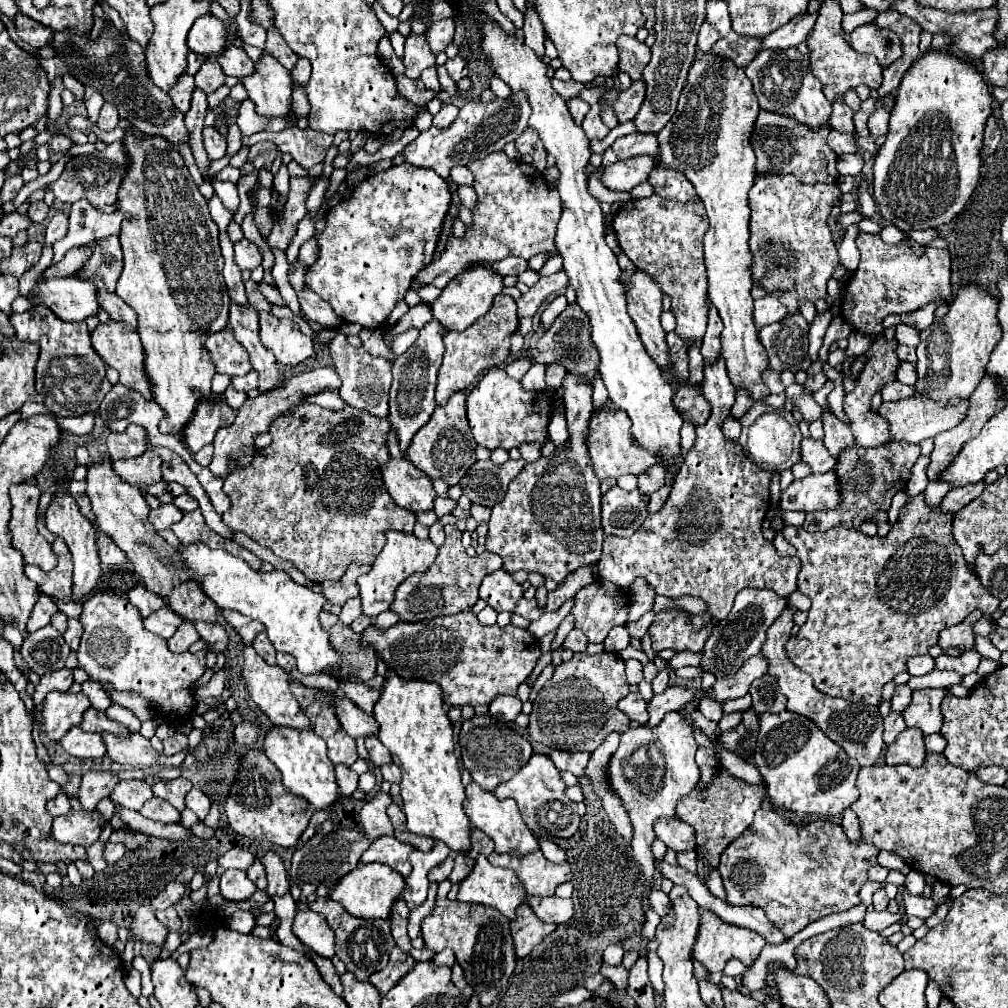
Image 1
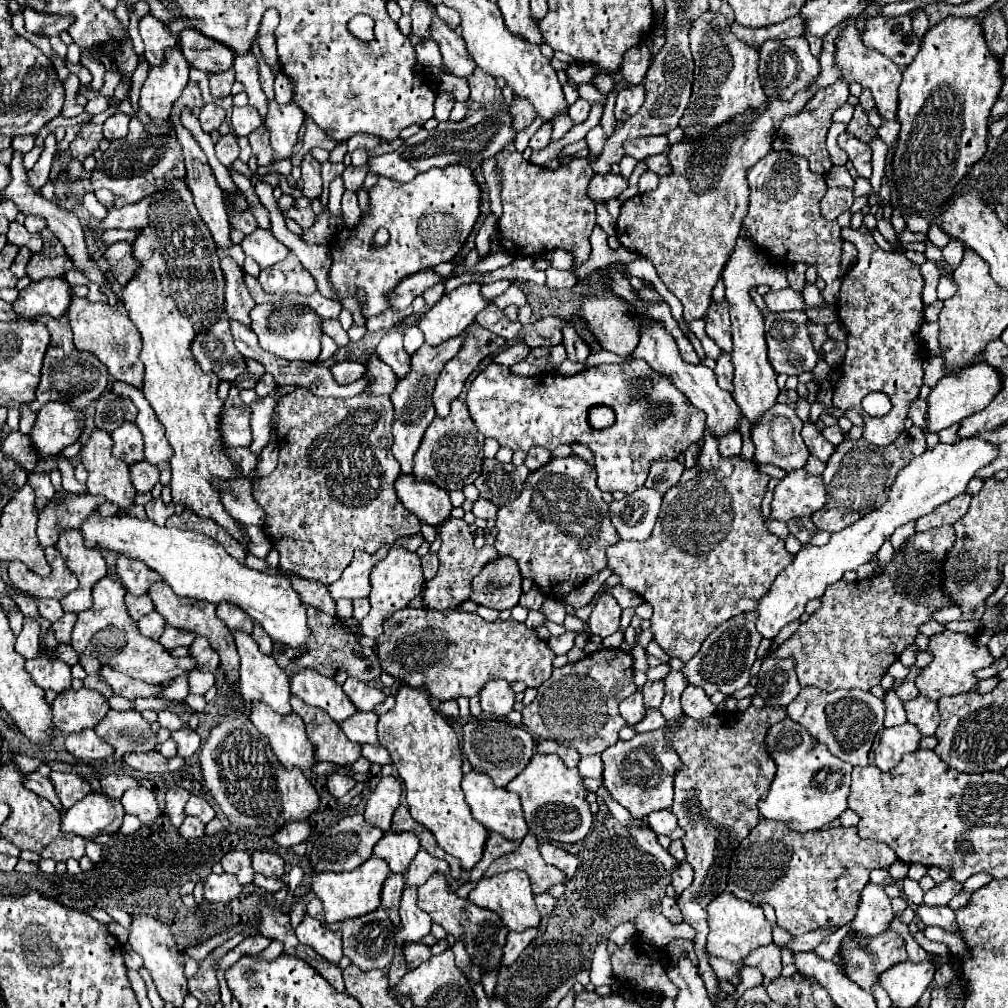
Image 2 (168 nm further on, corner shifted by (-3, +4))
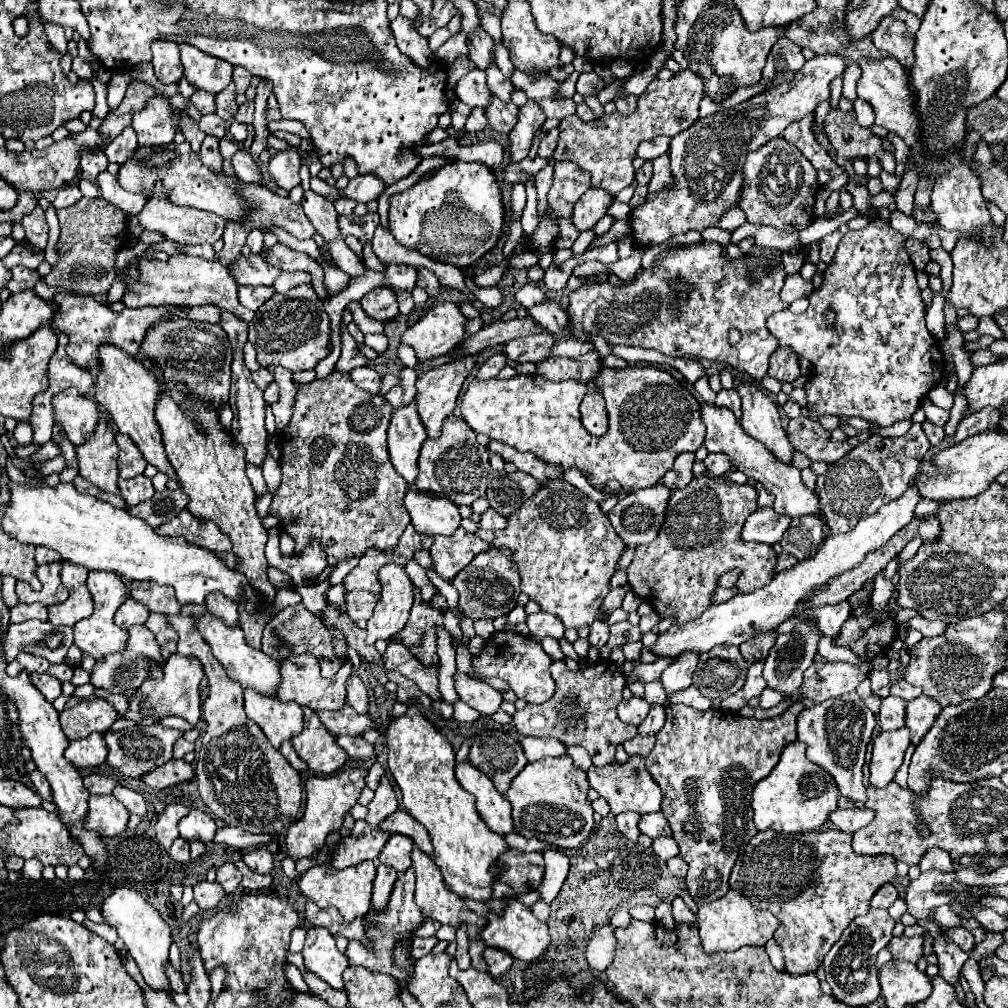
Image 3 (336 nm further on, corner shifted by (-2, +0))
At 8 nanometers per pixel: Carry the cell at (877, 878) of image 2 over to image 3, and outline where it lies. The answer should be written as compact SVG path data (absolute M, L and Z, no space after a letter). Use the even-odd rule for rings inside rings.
M882 884L876 894L872 896L872 906L874 908L890 908L890 904L898 898L898 892L892 884Z

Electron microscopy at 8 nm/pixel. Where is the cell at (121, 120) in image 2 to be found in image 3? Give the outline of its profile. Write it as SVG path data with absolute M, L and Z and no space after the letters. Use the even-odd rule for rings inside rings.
M126 126L126 128L122 130L122 134L118 134L118 136L104 148L104 154L108 156L110 162L122 164L126 158L130 158L130 152L134 152L136 146L138 146L138 140L136 140L134 128L132 128L132 126Z

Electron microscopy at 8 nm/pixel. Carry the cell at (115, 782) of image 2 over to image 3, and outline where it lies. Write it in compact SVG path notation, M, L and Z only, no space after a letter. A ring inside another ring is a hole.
M88 774L88 776L84 776L84 786L90 790L90 794L102 796L102 794L112 794L112 790L118 786L118 782L110 776Z

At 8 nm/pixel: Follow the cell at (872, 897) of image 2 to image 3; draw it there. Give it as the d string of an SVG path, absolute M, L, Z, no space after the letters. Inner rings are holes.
M870 908L868 914L858 916L850 922L850 926L844 930L840 940L824 956L826 982L830 984L834 998L850 1006L862 1006L880 996L878 972L874 968L874 962L876 962L876 954L890 942L894 924L896 922L890 918L888 910L876 910L876 908Z

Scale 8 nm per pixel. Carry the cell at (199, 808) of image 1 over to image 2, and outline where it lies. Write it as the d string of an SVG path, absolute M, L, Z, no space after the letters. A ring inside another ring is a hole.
M191 796L187 806L185 806L185 814L187 816L195 816L199 818L203 824L207 824L209 820L215 818L215 810L211 808L211 804L199 796Z

